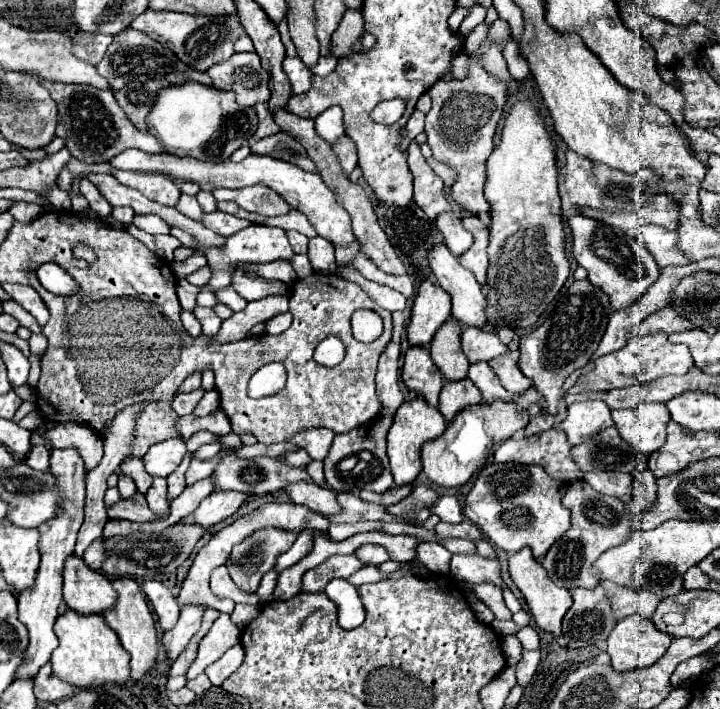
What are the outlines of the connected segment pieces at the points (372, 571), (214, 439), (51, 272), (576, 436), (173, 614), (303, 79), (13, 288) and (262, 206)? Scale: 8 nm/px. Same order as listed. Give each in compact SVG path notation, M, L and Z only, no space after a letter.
M362 566L358 572L348 576L348 582L354 582L354 586L362 586L366 582L380 582L388 578L388 574L380 574L374 566Z
M202 430L200 432L196 432L190 440L186 442L187 450L190 453L194 453L198 448L200 448L204 444L208 443L219 443L218 437L215 434L212 434L211 432Z
M52 262L42 264L36 270L36 276L38 276L40 284L56 296L74 296L76 292L80 292L78 282L58 264L52 264Z
M586 400L568 406L568 416L564 422L560 422L560 428L566 432L568 442L576 446L612 424L610 408L602 400Z
M156 580L144 582L142 590L144 590L144 594L148 596L148 600L152 602L152 606L158 614L160 628L164 632L172 630L172 626L176 626L178 616L180 616L180 606L178 606L176 598L172 596L172 592L162 582L156 582Z
M284 58L282 70L286 72L286 76L290 80L294 96L296 94L304 94L310 88L312 74L310 74L310 70L304 66L304 62L300 58Z
M2 284L2 288L8 292L8 296L12 300L16 300L22 308L26 308L40 326L44 326L50 318L50 312L46 308L46 304L42 302L40 294L32 288L32 286L20 286L20 284Z
M256 184L256 186L248 186L248 188L238 188L238 190L230 190L230 188L216 188L212 190L216 200L230 200L236 202L238 206L242 206L248 212L256 212L256 214L266 214L266 216L278 216L278 214L286 214L290 210L290 206L270 188Z

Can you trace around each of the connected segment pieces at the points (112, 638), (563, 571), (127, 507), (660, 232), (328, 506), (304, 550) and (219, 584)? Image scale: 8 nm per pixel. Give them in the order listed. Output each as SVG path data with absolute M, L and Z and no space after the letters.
M66 608L64 614L56 618L54 632L60 640L60 646L52 652L52 670L64 682L80 688L92 690L106 682L126 682L130 678L128 668L128 652L120 646L118 634L104 622L102 614L76 614L74 610Z
M572 482L562 498L562 504L572 514L572 526L554 542L554 546L542 558L542 566L546 568L550 580L562 588L594 588L600 584L600 580L592 574L592 564L602 552L628 540L632 534L632 518L624 502L606 494L598 494L592 490L592 486L588 486L588 482Z
M136 492L132 498L128 500L120 500L114 506L106 508L110 518L120 518L120 520L132 520L132 522L154 522L152 512L146 504L144 494Z
M644 226L642 234L636 234L636 238L644 240L648 244L650 254L654 256L656 264L660 268L674 266L674 264L690 264L692 260L676 246L676 234L664 230L662 226Z
M296 482L288 484L286 492L292 502L304 504L322 516L332 516L340 512L340 504L336 502L336 492L330 488L322 488L314 482Z
M304 530L304 532L300 532L298 540L294 542L294 546L278 558L278 562L276 562L276 570L278 572L282 572L286 566L296 564L298 560L302 560L312 550L312 546L314 546L312 534L318 534L318 530Z
M218 566L216 570L212 570L212 578L210 578L210 588L216 596L220 598L230 598L238 604L260 604L260 596L258 594L248 594L244 590L240 590L232 578L228 576L226 566Z

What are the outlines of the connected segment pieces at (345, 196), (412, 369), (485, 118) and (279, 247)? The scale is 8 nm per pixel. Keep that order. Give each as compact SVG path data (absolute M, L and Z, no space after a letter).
M274 110L274 112L272 112L272 118L274 118L274 122L280 126L280 130L286 132L286 134L292 134L292 138L296 138L296 140L306 148L306 152L308 152L308 156L312 158L312 162L316 162L316 168L318 168L320 178L324 178L324 184L336 194L336 202L340 202L340 206L344 206L344 210L346 210L346 212L350 214L350 218L352 218L352 228L354 228L354 236L356 236L356 240L358 240L358 244L360 244L360 252L362 252L366 258L370 258L370 260L372 260L382 272L386 272L386 274L406 274L406 266L398 260L398 256L396 256L396 252L394 252L394 248L392 248L392 244L388 242L386 234L382 232L382 228L380 228L380 224L378 224L378 218L376 218L376 214L374 214L374 208L372 208L372 204L370 204L370 200L368 200L364 188L358 186L358 184L354 184L354 182L350 182L350 180L342 174L342 168L340 168L340 164L336 162L336 156L332 154L330 144L328 144L324 138L320 138L320 136L316 134L314 120L298 118L296 114L290 114L290 112L286 112L286 110Z
M410 346L406 350L402 380L406 382L408 390L424 396L430 406L438 406L438 394L444 386L444 378L424 346Z
M470 56L468 76L464 80L440 80L428 90L428 94L432 98L432 110L426 114L428 146L432 148L436 160L448 164L458 172L458 180L450 188L452 200L470 214L488 212L490 206L484 198L486 160L494 150L494 134L506 102L504 84L498 78L490 76L480 60Z
M248 226L244 230L240 230L238 234L226 238L226 246L224 248L204 248L200 246L192 236L188 236L184 230L180 228L172 228L170 234L174 238L178 238L184 246L190 246L194 250L202 250L204 256L208 258L208 266L212 268L212 278L210 282L204 286L204 290L208 292L216 292L216 290L222 290L226 286L230 286L230 280L232 280L232 270L236 264L240 262L274 262L274 260L290 260L294 256L290 244L288 244L288 238L286 238L286 232L282 228L270 228L270 226Z

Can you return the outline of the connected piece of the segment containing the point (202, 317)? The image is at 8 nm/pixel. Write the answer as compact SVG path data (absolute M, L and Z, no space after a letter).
M196 306L196 308L194 308L194 316L200 320L202 332L204 332L206 336L214 336L214 334L220 330L222 320L216 316L216 312L214 312L212 308L200 308L200 306Z

